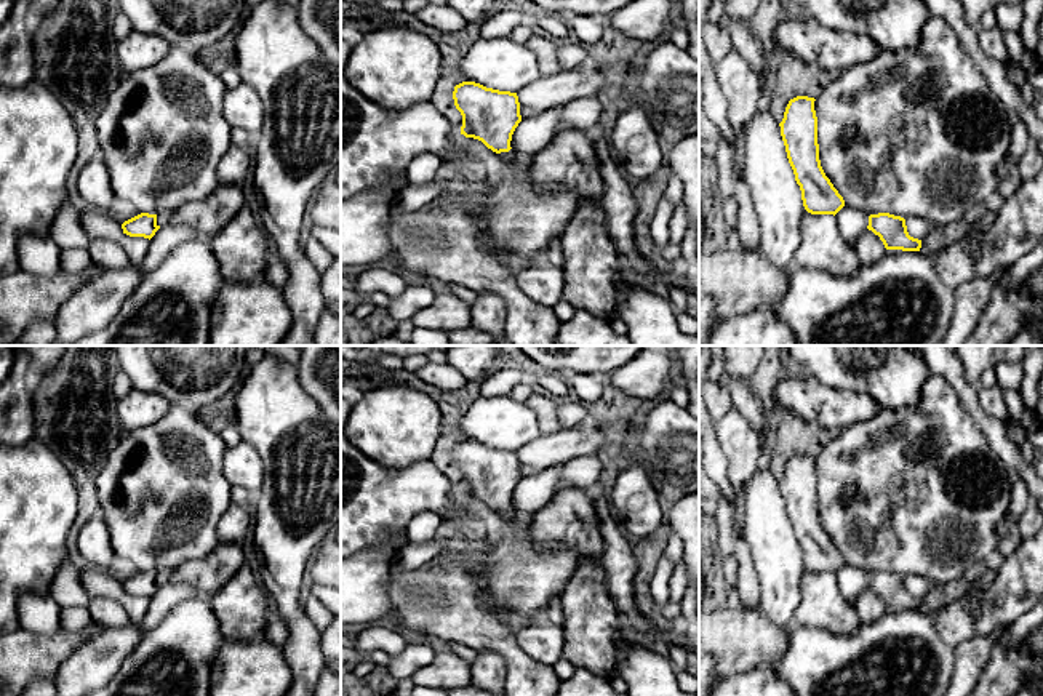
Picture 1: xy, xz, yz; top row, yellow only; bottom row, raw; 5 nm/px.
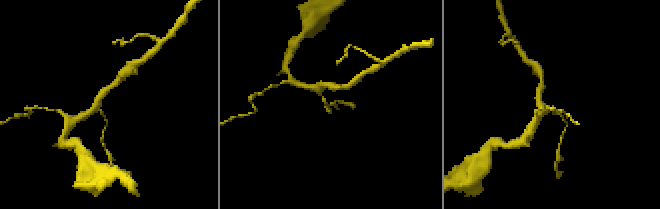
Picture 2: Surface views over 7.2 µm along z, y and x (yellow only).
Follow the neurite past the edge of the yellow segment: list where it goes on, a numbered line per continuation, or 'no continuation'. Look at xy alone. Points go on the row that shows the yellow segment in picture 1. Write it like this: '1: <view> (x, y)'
no continuation

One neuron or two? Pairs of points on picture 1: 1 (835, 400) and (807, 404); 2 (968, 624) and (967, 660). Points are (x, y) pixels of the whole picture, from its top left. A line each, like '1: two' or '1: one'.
1: one
2: two

